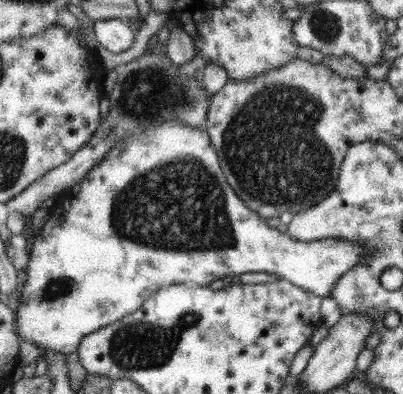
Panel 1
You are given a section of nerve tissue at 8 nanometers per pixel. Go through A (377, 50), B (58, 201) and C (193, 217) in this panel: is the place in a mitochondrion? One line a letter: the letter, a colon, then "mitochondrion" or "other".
A: other
B: other
C: mitochondrion

